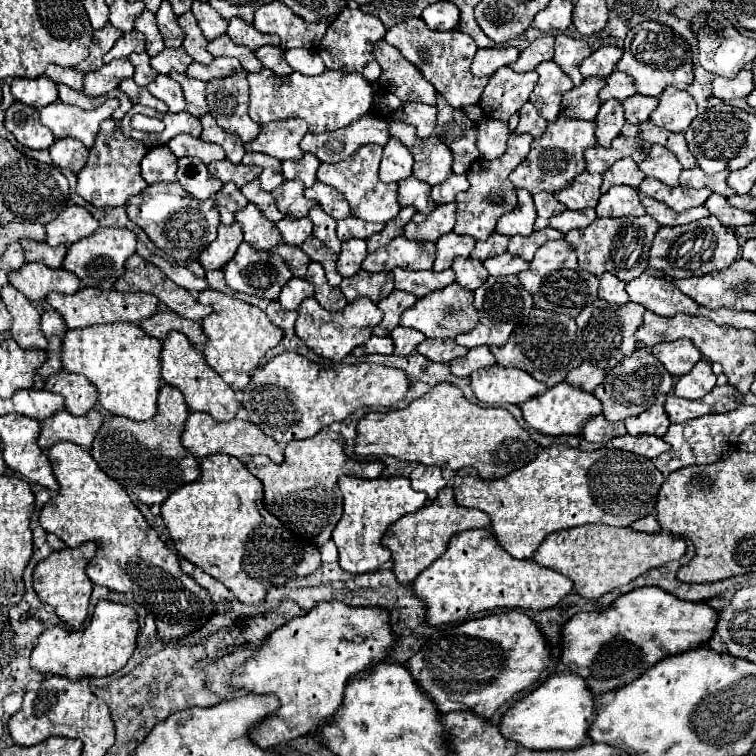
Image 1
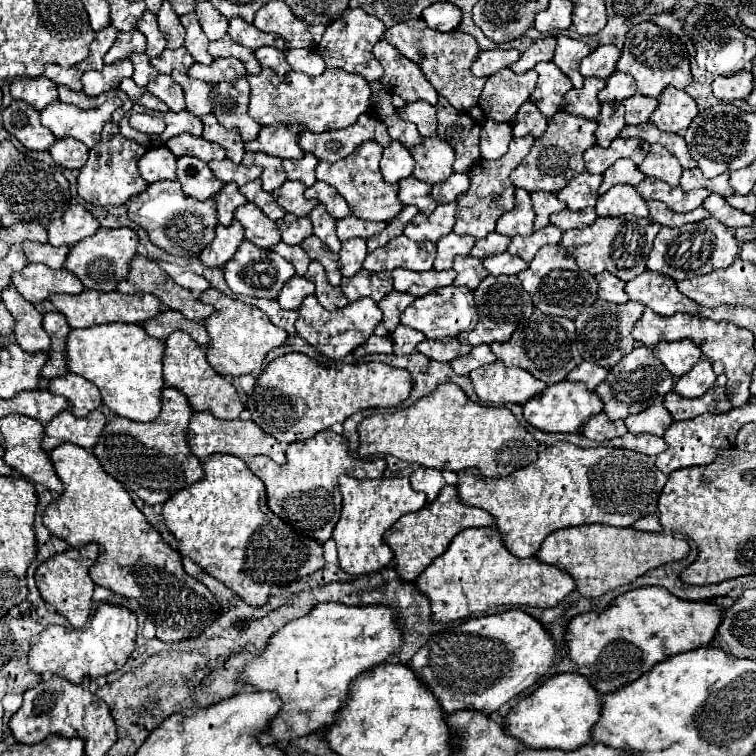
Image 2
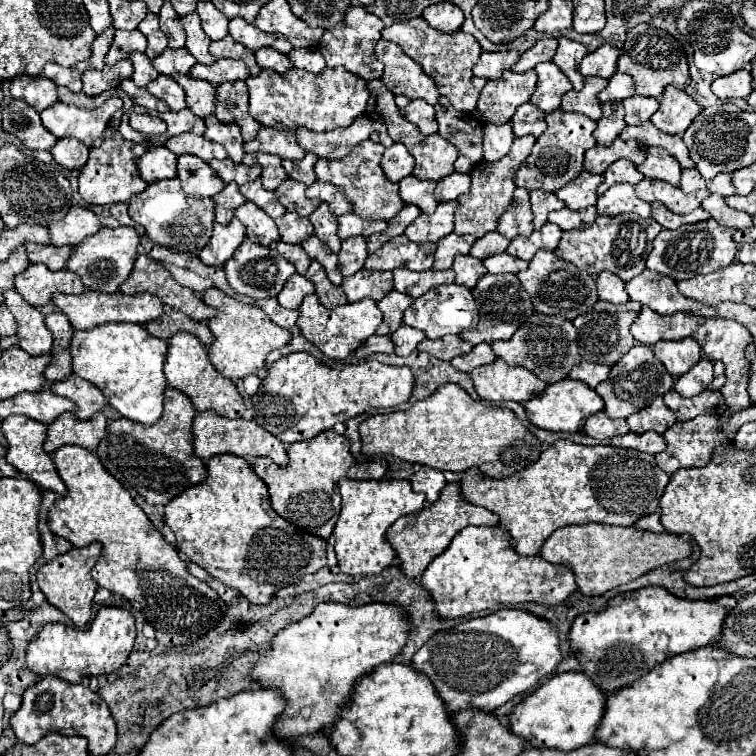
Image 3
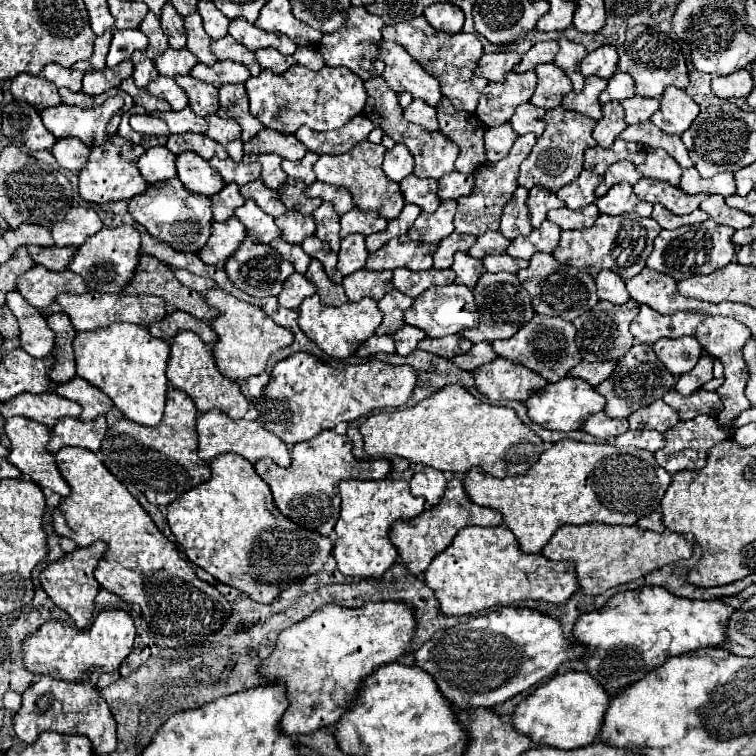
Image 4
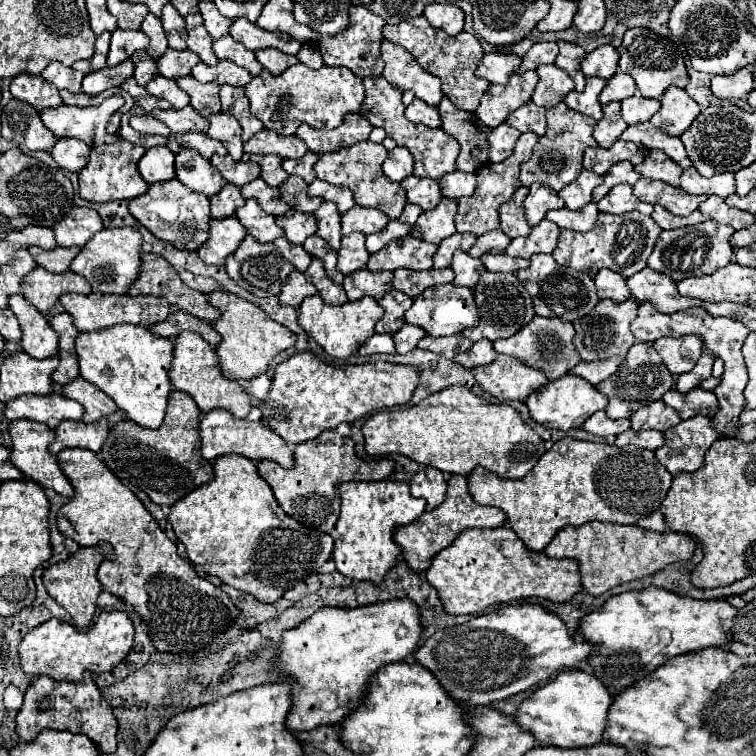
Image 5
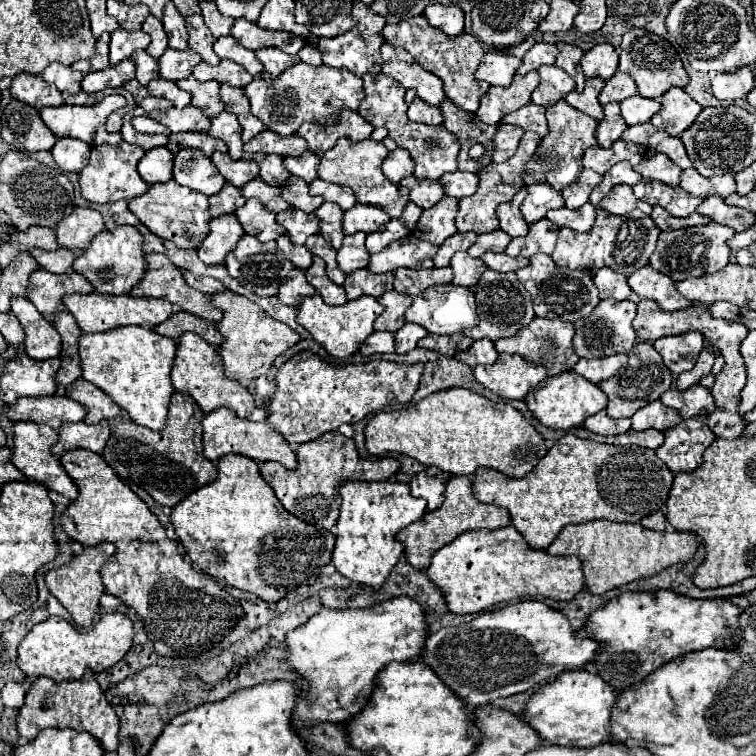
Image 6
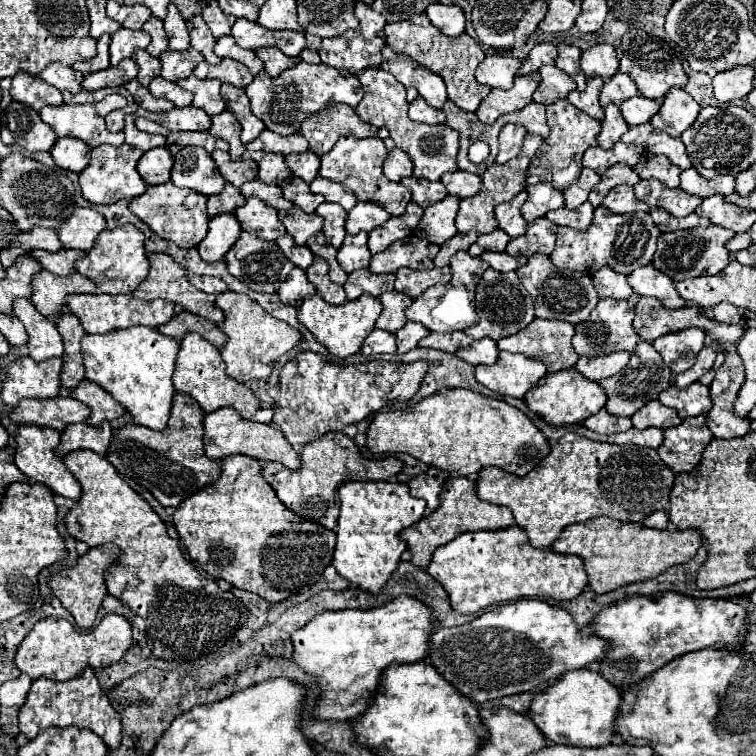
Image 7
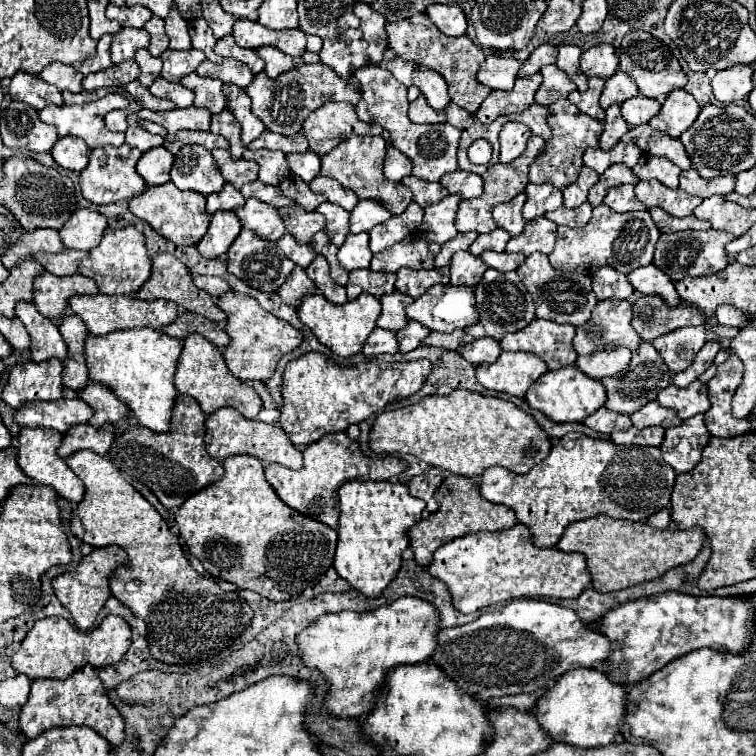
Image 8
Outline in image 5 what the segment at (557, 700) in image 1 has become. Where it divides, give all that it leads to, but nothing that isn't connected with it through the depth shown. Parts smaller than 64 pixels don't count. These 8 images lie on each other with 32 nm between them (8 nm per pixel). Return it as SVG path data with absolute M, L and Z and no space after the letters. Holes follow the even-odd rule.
M564 670L554 680L538 688L530 698L526 698L514 720L526 732L534 732L532 736L540 746L558 746L558 748L582 748L602 742L602 732L606 728L608 708L612 704L612 696L608 688L594 680L594 674L582 670Z

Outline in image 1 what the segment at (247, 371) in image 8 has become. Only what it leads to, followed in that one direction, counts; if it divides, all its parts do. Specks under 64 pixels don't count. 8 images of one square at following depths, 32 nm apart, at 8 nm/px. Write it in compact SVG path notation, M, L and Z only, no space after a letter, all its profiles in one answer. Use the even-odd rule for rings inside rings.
M206 288L198 296L200 304L210 304L214 312L202 320L202 330L206 334L206 344L204 344L204 360L206 364L216 370L218 374L224 374L228 370L232 372L254 372L260 368L260 358L266 354L266 350L274 348L282 340L282 330L274 326L268 316L256 308L250 306L242 300L230 298L218 290Z

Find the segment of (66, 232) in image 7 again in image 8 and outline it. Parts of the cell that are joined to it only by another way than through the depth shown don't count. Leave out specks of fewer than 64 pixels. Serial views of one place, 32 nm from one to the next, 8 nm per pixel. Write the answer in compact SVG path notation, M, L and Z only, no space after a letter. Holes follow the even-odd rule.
M78 208L60 228L60 238L64 248L88 252L100 242L106 226L106 216L88 208Z

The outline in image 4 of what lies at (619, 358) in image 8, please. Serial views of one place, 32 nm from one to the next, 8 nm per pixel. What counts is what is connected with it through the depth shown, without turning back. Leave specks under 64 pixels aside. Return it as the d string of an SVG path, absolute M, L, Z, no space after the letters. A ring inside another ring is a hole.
M580 362L578 366L572 368L570 376L586 380L590 386L598 386L600 382L604 382L610 376L614 366L616 366L616 362Z

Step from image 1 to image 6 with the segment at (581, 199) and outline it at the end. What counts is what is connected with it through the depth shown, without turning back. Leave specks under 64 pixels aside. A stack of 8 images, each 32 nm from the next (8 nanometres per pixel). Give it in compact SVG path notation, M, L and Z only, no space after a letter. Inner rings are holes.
M582 170L582 174L578 176L576 182L572 182L570 186L566 186L560 194L562 198L566 200L566 208L580 208L588 202L590 198L590 192L594 186L598 186L602 182L602 176L596 174L596 172L590 172L590 170Z

